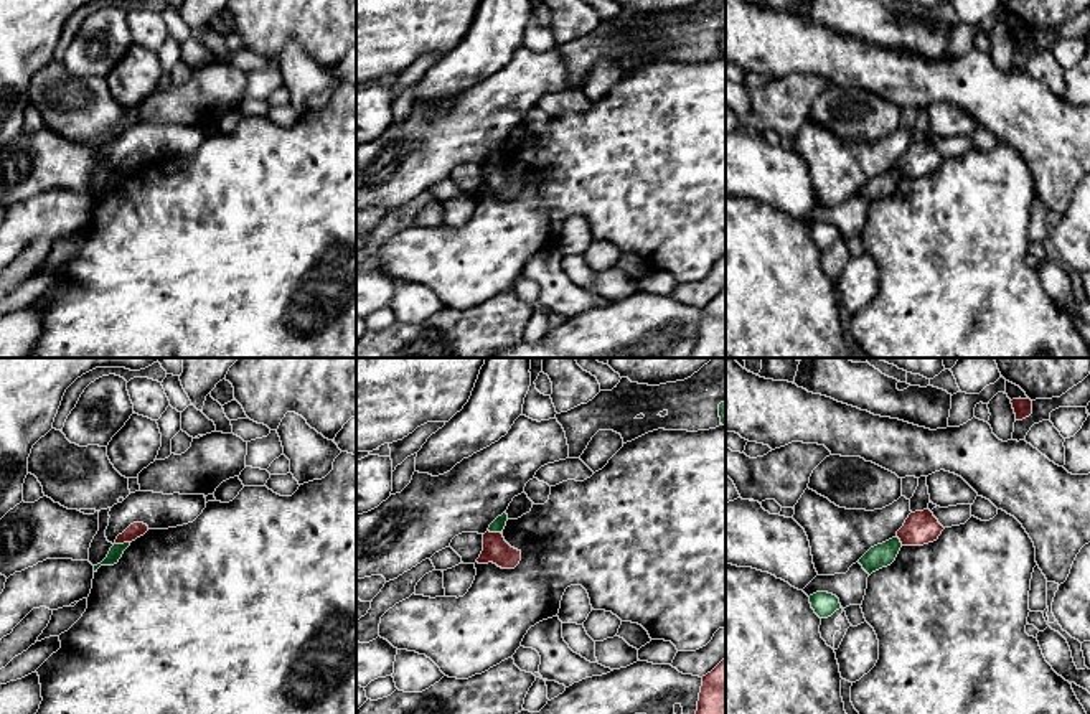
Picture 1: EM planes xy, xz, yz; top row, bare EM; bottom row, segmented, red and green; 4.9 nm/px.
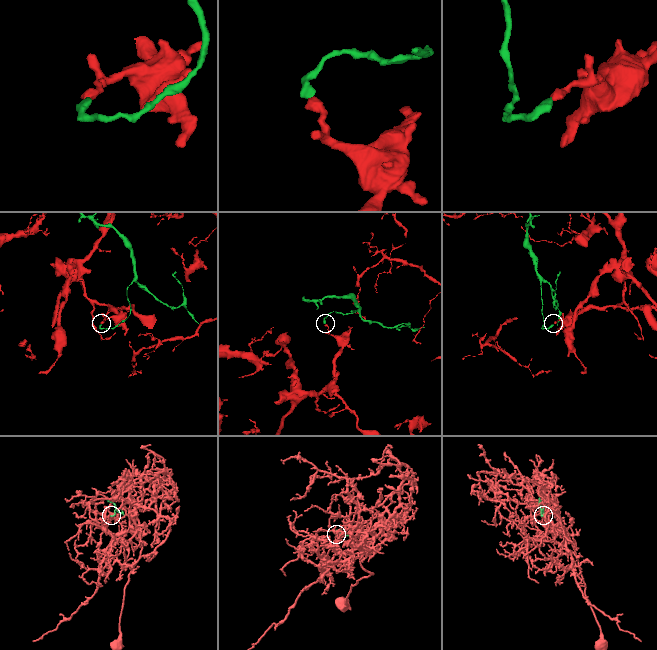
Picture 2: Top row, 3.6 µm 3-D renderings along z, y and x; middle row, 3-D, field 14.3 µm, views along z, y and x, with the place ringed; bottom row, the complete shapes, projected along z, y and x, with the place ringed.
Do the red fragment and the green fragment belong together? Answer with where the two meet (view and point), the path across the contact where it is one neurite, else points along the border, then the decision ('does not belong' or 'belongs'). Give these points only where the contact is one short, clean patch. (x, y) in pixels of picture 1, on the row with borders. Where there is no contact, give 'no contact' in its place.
meets red in xy at (122, 543); border along xy (129, 541), (116, 544); does not belong

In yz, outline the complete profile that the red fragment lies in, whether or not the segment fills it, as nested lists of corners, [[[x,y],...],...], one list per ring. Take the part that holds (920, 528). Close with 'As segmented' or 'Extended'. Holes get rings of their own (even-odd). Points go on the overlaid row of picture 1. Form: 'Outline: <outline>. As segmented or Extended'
Outline: [[[930,510],[910,513],[897,531],[902,546],[923,546],[938,539],[945,528]]]. As segmented

